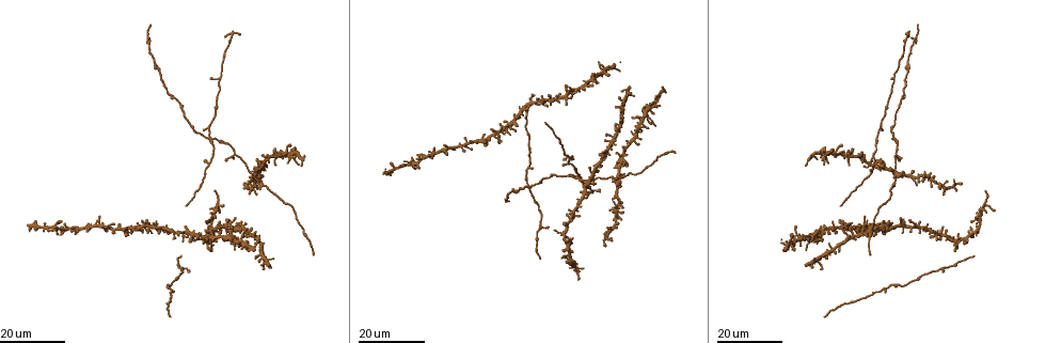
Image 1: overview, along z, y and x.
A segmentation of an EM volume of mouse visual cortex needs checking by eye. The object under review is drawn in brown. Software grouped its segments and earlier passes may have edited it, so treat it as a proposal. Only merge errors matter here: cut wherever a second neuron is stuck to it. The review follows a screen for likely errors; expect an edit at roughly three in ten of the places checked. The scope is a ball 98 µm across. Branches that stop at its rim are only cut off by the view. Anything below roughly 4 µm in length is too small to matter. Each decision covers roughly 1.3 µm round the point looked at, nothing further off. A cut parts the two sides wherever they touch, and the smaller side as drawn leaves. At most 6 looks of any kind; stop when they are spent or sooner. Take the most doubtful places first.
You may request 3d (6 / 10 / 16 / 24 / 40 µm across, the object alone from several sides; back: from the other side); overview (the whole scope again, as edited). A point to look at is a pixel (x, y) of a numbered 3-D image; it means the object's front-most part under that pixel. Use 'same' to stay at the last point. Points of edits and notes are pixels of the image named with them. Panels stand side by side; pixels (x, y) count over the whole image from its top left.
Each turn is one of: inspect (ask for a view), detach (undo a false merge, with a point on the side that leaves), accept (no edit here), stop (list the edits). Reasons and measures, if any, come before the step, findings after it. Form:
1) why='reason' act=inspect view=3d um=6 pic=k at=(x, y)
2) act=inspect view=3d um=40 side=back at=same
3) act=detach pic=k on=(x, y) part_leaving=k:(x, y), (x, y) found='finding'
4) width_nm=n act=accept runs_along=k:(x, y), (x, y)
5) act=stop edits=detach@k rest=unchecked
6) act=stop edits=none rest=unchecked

why='arms part here' act=inspect view=3d um=24 pic=1 at=(614, 177)

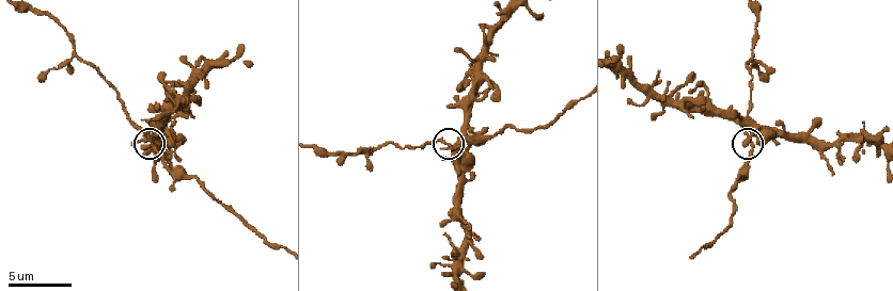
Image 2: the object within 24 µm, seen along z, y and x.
why='zoom in' act=inspect view=3d um=6 pic=2 at=(153, 141)

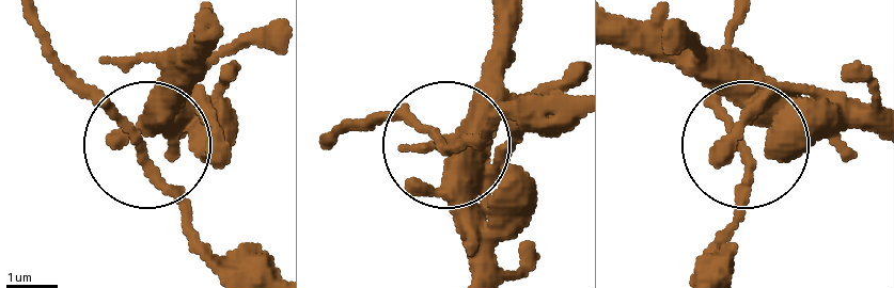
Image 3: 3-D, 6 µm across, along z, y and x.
arms=3 act=accept runs_along=3:(324, 139), (409, 117), (459, 152), (532, 113) found='all the same neuron'

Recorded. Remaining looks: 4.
why='looks like a crossing' act=inspect view=3d um=24 pic=1 at=(836, 151)

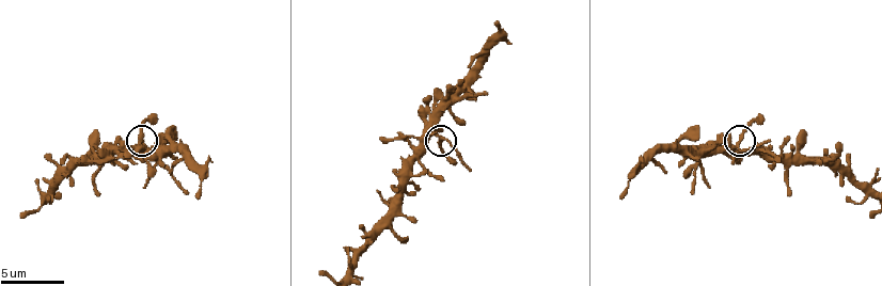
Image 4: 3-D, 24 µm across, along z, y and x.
act=inspect view=3d um=6 pic=4 at=(731, 145)

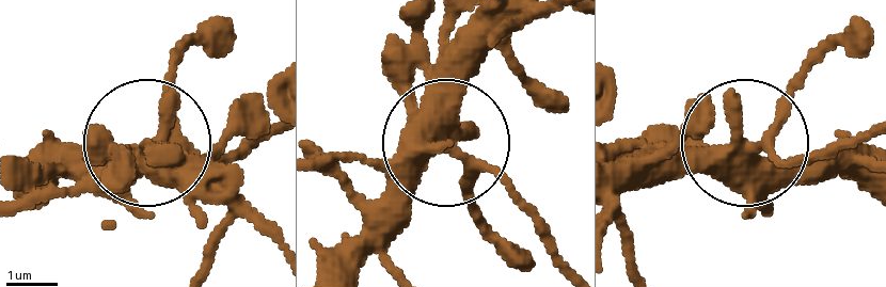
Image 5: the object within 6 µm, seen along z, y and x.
width_nm=360 act=accept runs_along=5:(321, 273), (449, 150), (474, 159), (538, 232) found='all the same neuron'

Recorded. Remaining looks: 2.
why='looks like a crossing' act=inspect view=3d um=16 pic=2 at=(73, 58)

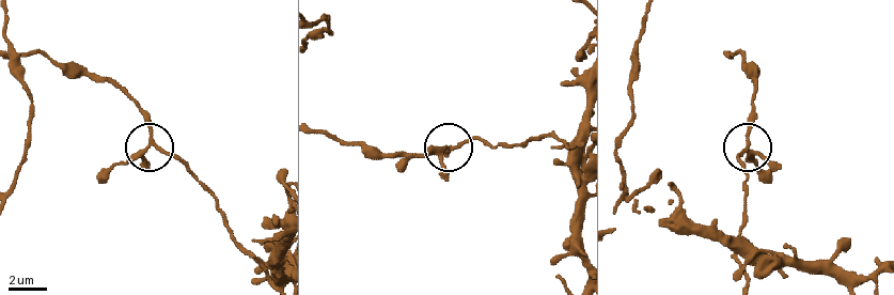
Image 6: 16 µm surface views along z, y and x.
width_nm=220 act=accept found='all the same neuron'

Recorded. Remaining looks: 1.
act=stop edits=none rest=unchecked

